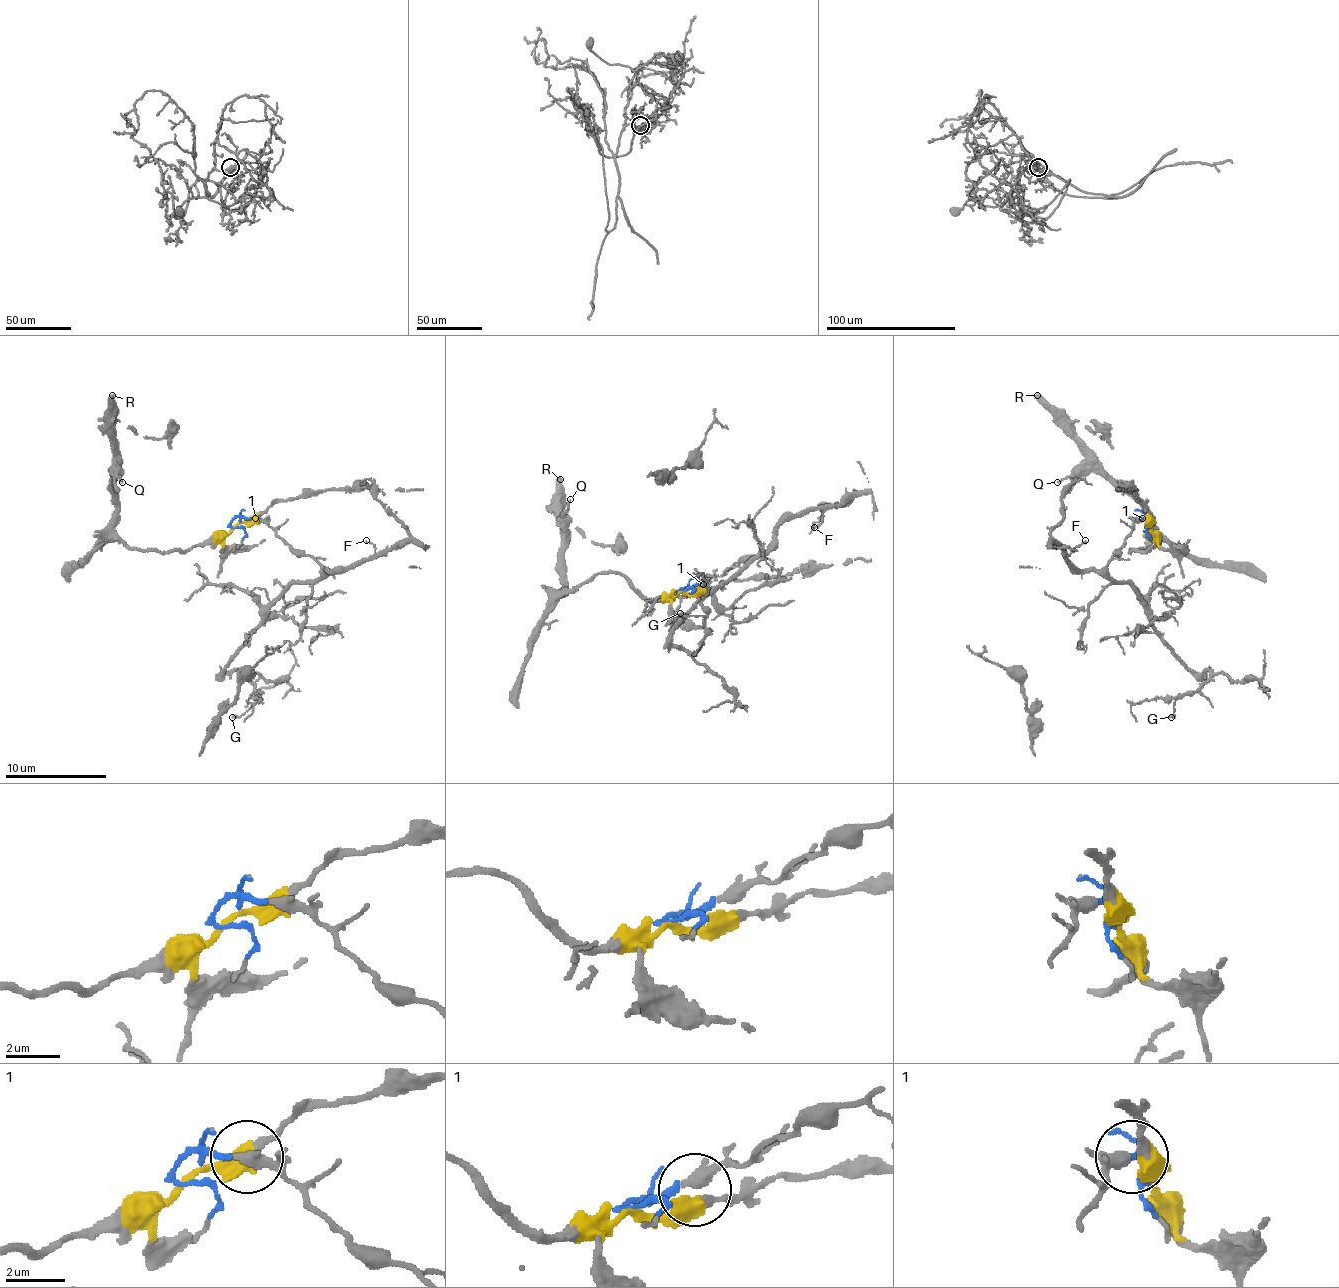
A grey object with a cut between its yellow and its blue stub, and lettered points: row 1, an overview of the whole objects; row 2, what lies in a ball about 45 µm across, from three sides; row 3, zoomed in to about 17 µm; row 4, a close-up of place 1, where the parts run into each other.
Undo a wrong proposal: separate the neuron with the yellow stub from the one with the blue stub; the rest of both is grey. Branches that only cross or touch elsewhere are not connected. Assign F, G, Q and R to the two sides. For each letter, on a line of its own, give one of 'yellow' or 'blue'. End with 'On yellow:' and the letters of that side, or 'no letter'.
F: blue
G: blue
Q: yellow
R: yellow
On yellow: Q, R

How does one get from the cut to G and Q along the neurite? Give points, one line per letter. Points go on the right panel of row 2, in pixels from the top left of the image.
G: (1150, 526), (1140, 518), (1107, 574), (1135, 592), (1150, 627), (1188, 667), (1211, 675), (1175, 700), (1170, 718)
Q: (1150, 526), (1158, 544), (1130, 551), (1142, 549), (1150, 516), (1097, 473), (1072, 473), (1057, 483)

